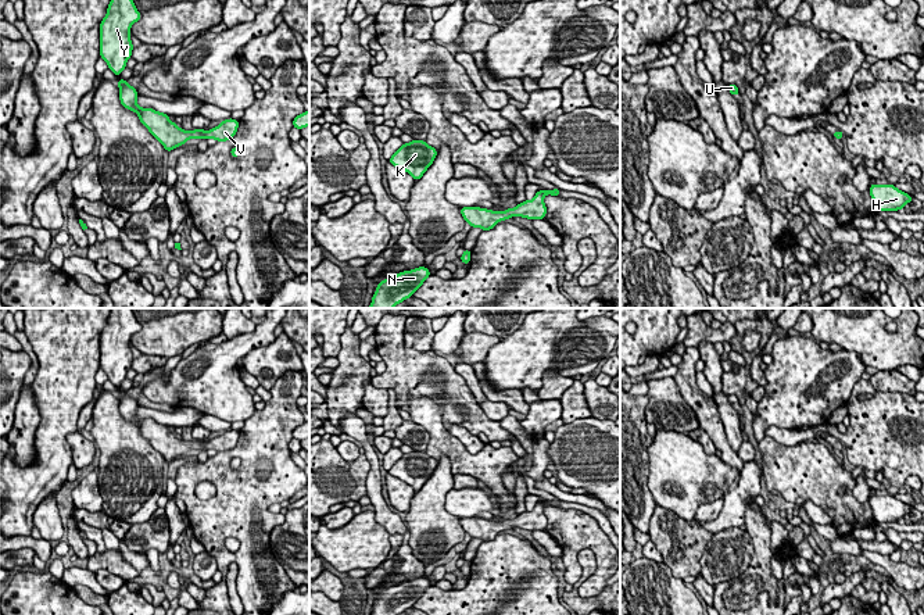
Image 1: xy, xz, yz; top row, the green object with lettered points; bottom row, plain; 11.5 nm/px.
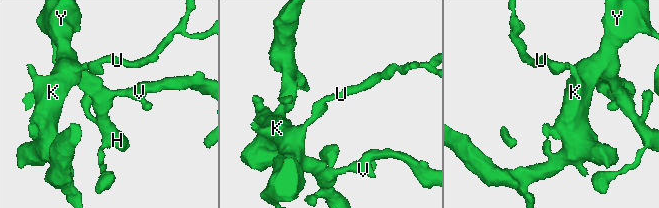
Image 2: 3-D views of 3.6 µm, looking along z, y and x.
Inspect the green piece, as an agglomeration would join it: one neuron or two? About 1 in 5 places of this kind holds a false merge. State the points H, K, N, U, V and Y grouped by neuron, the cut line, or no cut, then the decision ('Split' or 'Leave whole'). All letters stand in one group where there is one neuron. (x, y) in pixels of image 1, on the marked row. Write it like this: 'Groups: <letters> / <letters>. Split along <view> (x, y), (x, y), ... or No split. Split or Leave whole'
Groups: H K N U V Y. No split. Leave whole

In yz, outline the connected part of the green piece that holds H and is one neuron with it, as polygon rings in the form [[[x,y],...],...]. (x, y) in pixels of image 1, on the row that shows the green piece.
[[[870,185],[870,196],[877,211],[898,211],[903,210],[913,197],[893,185]]]

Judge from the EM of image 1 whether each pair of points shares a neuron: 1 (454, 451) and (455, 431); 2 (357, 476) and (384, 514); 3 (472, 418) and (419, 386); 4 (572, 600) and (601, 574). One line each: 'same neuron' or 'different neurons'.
1: different neurons
2: different neurons
3: same neuron
4: different neurons

